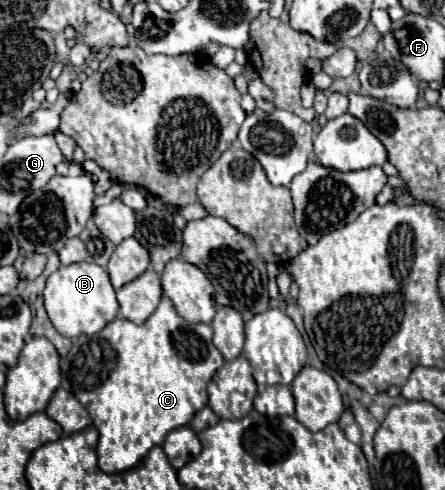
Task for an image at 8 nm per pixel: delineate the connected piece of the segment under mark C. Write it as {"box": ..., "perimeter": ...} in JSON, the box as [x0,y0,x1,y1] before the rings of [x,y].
{"box":[60,296,224,474],"perimeter":[[[162,296],[160,304],[144,324],[116,318],[102,332],[76,338],[68,356],[60,360],[60,372],[62,388],[72,392],[88,408],[88,414],[100,432],[96,448],[98,466],[108,474],[118,474],[138,466],[152,446],[164,442],[170,430],[186,426],[192,416],[208,404],[206,384],[222,364],[224,356],[212,344],[210,324],[186,322],[174,310],[172,300]]]}

